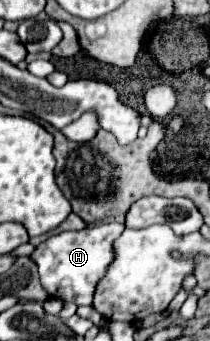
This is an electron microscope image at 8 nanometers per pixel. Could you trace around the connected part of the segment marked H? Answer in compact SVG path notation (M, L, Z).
M118 222L88 224L84 230L60 232L42 242L32 258L38 264L40 280L48 296L60 298L62 302L74 302L78 306L90 306L100 278L106 276L106 270L114 260L114 240L122 234L122 230L124 224Z

